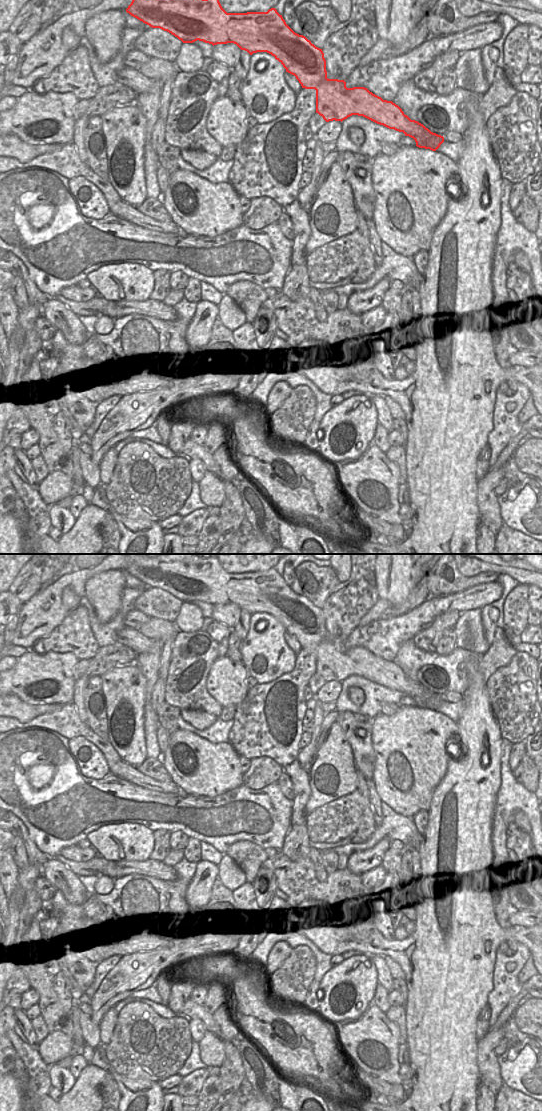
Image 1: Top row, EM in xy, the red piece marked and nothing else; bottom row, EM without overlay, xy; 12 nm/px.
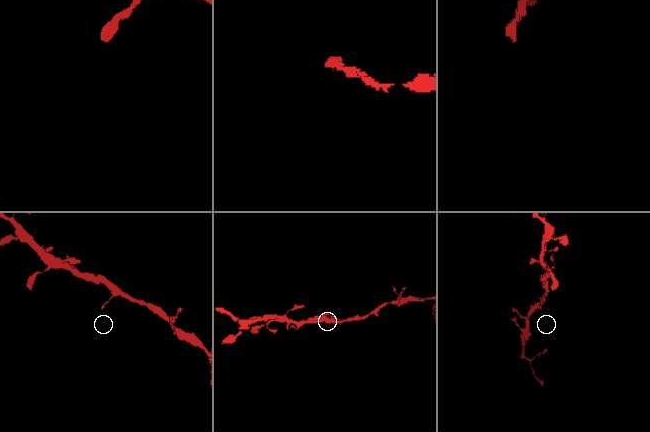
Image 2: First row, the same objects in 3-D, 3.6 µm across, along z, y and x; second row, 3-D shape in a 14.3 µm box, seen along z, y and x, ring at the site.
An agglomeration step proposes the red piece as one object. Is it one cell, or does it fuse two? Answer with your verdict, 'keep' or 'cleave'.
keep

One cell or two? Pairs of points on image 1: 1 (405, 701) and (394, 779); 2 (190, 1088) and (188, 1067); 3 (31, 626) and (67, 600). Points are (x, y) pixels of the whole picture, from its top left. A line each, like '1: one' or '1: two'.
1: two
2: two
3: two

